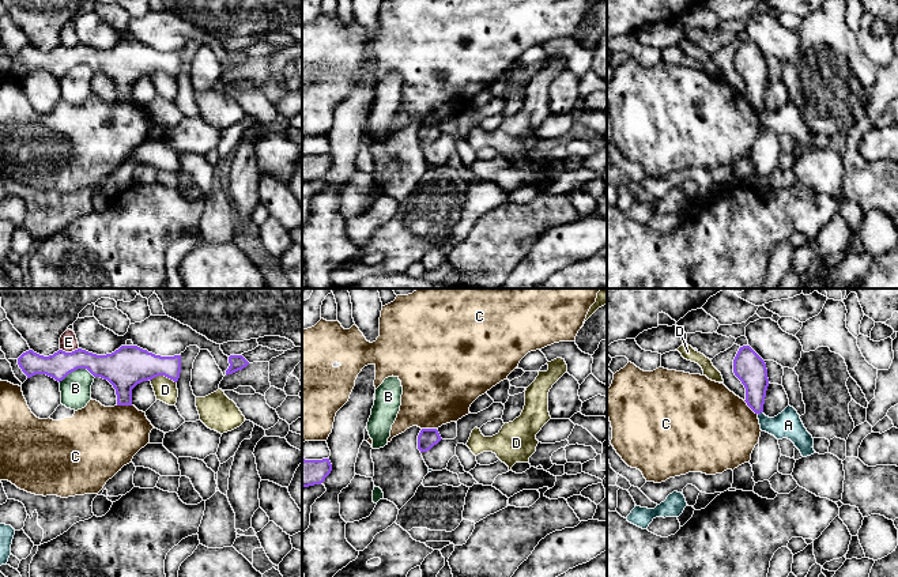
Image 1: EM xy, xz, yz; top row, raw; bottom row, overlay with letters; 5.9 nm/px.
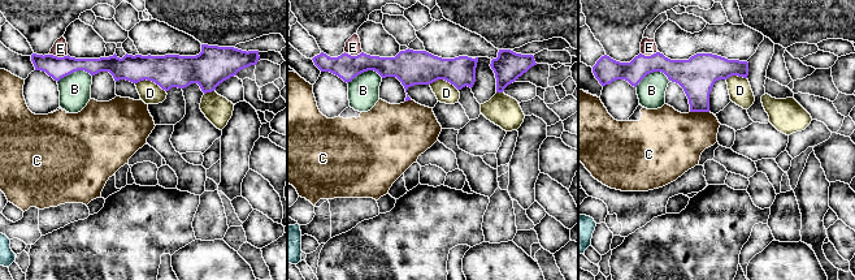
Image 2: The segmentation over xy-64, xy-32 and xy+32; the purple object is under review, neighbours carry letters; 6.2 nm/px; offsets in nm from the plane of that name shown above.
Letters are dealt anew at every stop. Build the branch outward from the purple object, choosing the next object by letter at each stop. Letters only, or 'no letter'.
no letter

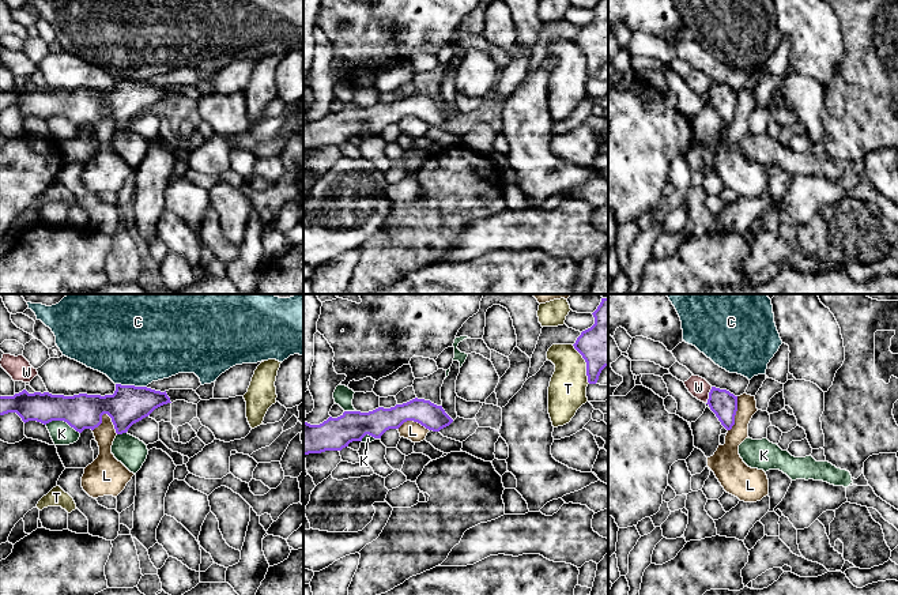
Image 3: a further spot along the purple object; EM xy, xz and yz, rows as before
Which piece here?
no letter

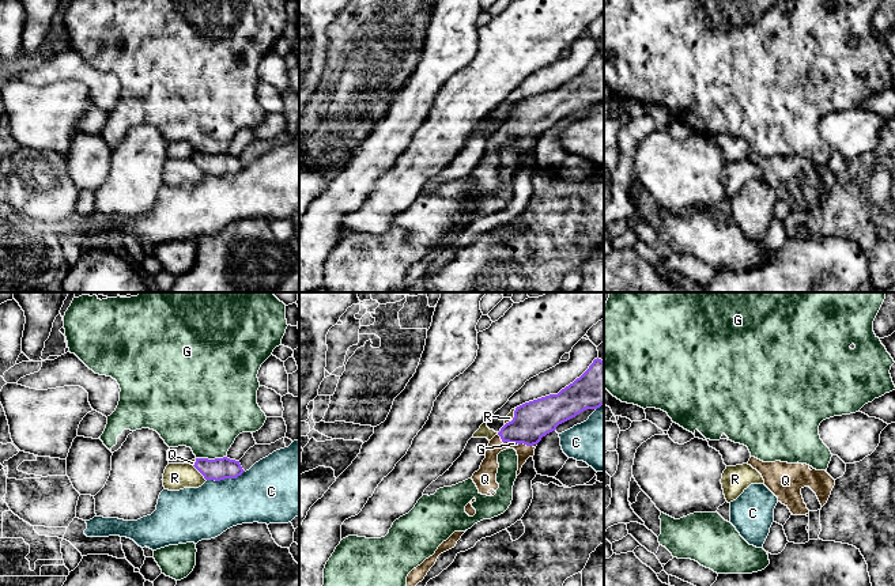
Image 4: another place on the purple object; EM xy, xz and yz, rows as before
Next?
Q

